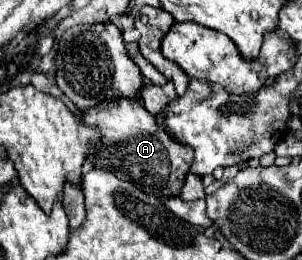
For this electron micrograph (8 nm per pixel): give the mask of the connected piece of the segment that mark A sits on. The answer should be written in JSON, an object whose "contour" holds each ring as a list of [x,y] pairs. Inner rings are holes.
{"contour":[[[144,83],[144,87],[140,89],[140,99],[122,97],[110,103],[110,107],[92,107],[84,113],[82,121],[86,125],[94,125],[100,131],[100,141],[96,143],[96,147],[86,159],[96,169],[114,171],[118,179],[132,181],[136,187],[140,187],[150,195],[174,197],[180,193],[184,179],[190,171],[190,161],[194,157],[194,151],[190,151],[190,147],[178,143],[156,121],[156,117],[160,115],[160,109],[164,109],[172,99],[176,99],[174,85]],[[140,99],[144,101],[144,105]]]}

